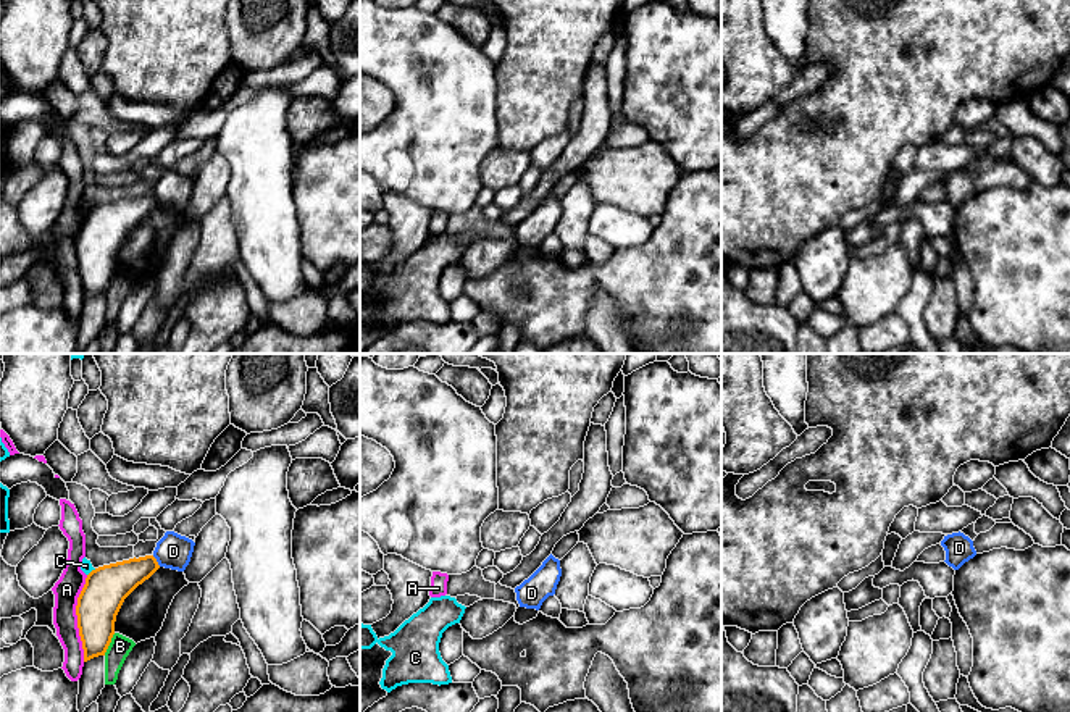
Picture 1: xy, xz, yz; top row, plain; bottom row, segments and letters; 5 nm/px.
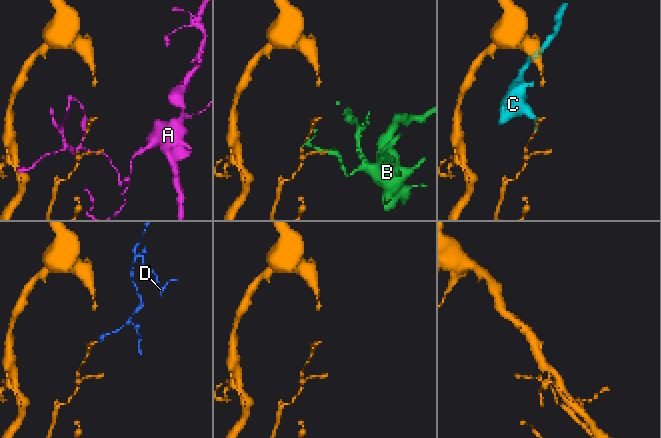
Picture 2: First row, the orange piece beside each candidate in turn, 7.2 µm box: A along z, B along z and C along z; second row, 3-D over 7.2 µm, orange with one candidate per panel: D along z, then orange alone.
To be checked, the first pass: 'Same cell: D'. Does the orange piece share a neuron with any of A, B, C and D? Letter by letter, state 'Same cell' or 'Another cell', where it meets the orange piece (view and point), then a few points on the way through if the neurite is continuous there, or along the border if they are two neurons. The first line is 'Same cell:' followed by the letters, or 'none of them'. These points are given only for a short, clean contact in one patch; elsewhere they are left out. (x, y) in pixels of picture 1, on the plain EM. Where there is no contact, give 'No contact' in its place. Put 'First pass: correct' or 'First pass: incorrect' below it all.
Same cell: none of them
A: Another cell. Touches orange at xy (78, 257)
B: Another cell. Touches orange at xy (108, 283)
C: Another cell. Touches orange at xy (91, 210). Boundary: xy (96, 207), (87, 213)
D: Another cell. Touches orange at xy (155, 199). Boundary: xy (152, 194), (160, 204)
First pass: incorrect

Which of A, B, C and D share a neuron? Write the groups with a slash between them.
A / B / C / D

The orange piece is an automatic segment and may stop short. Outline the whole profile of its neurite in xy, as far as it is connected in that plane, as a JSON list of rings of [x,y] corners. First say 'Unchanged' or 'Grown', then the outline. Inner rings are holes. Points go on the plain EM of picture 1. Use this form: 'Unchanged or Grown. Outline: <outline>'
Unchanged. Outline: [[[153,194],[129,197],[92,208],[77,236],[77,266],[84,300],[105,294],[124,237],[160,207]]]

